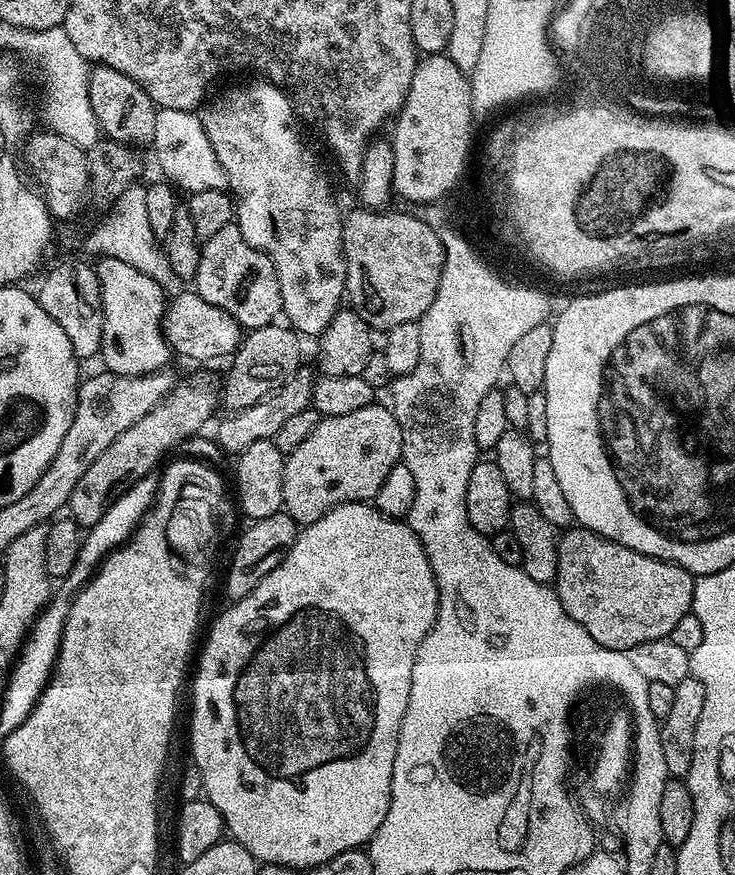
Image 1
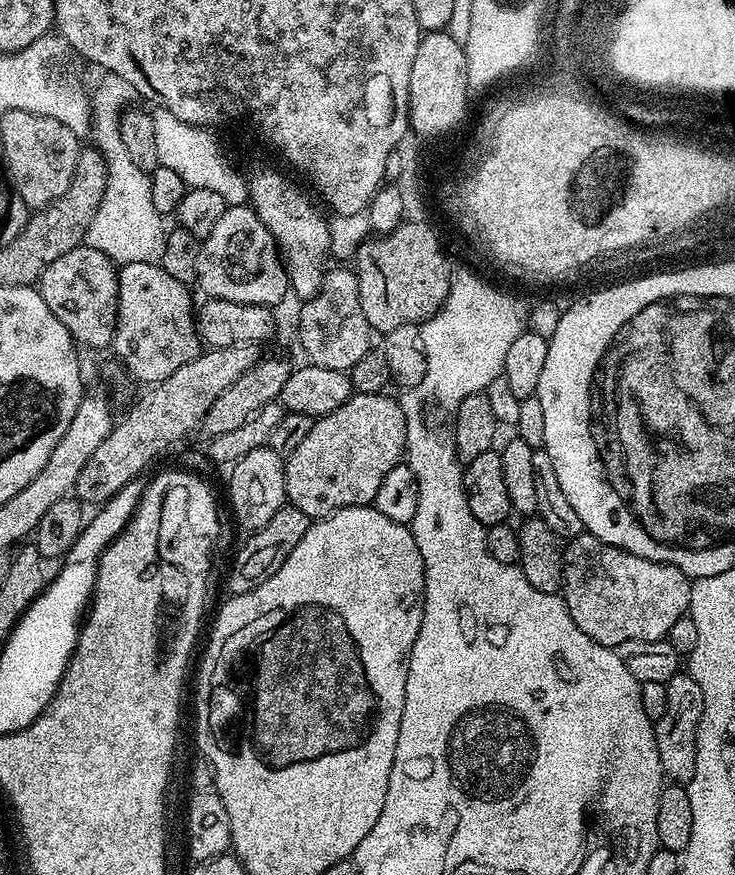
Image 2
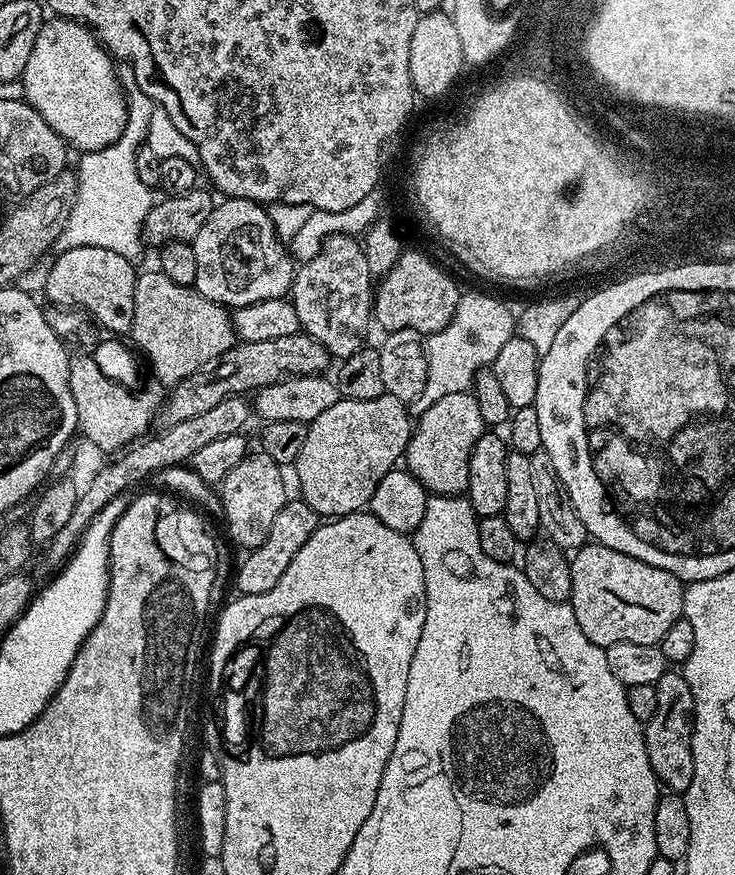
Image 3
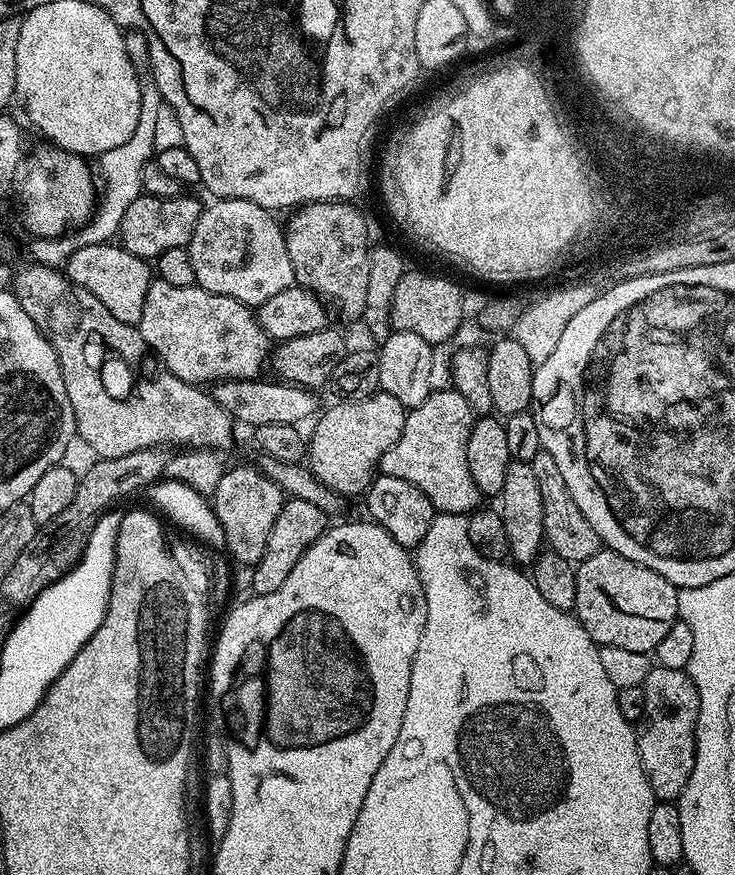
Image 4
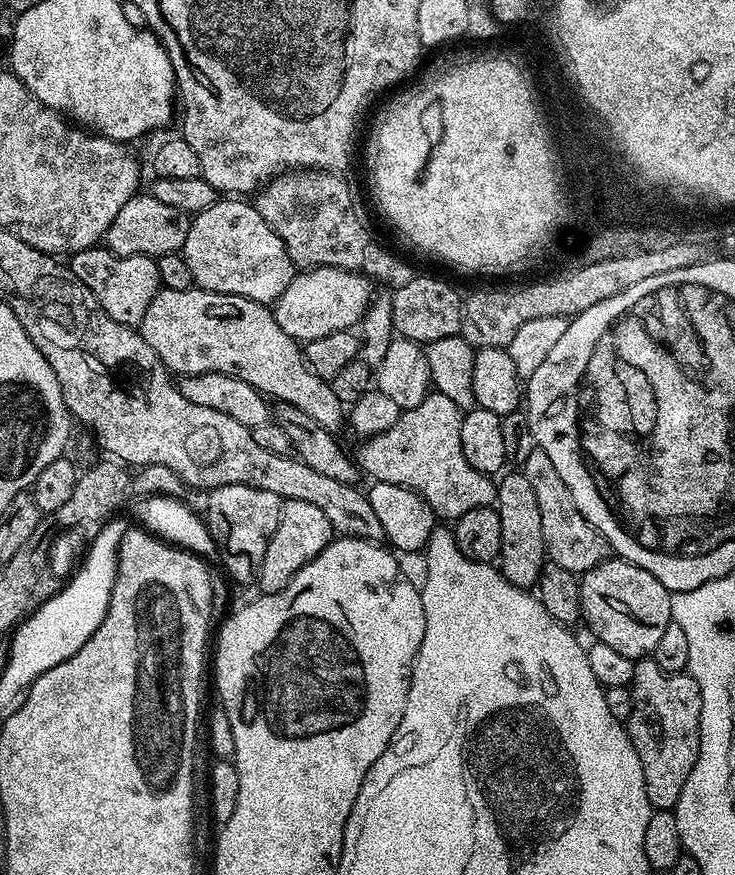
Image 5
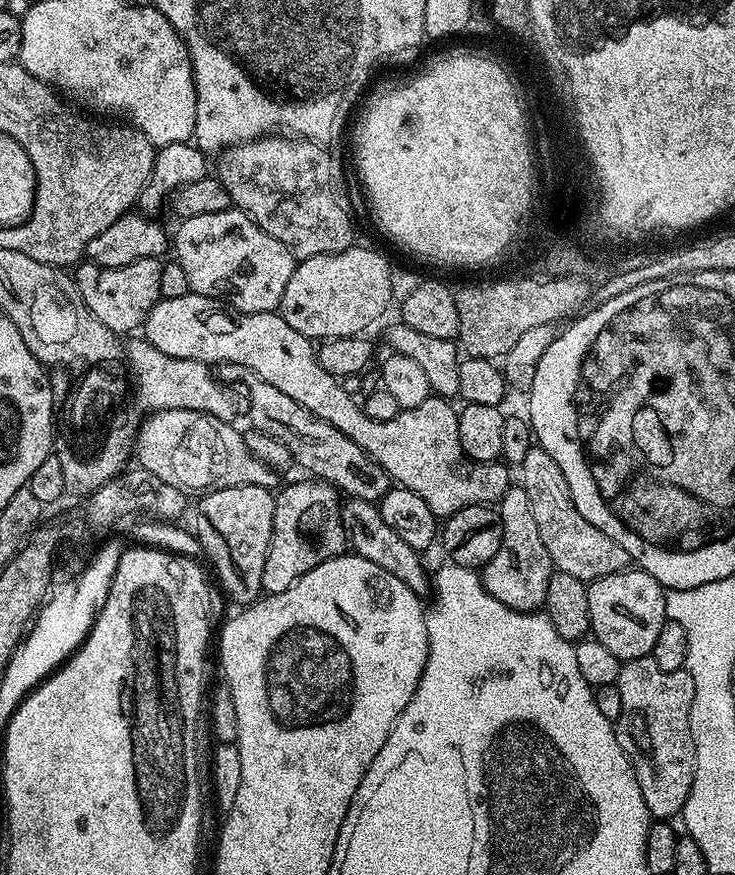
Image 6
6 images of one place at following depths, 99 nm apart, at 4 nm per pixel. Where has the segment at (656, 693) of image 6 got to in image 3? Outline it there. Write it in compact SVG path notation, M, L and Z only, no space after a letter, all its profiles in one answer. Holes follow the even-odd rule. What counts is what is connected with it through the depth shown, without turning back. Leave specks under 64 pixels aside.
M679 671L664 672L655 685L658 706L654 709L654 718L650 718L650 722L644 725L646 754L650 754L650 766L661 785L669 793L682 794L694 778L694 758L692 757L694 698L686 678Z

